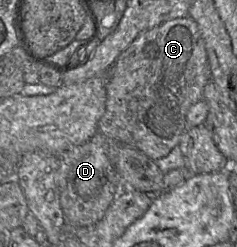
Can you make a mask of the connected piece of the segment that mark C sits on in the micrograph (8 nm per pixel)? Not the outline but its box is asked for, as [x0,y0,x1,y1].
[98,16,212,161]

